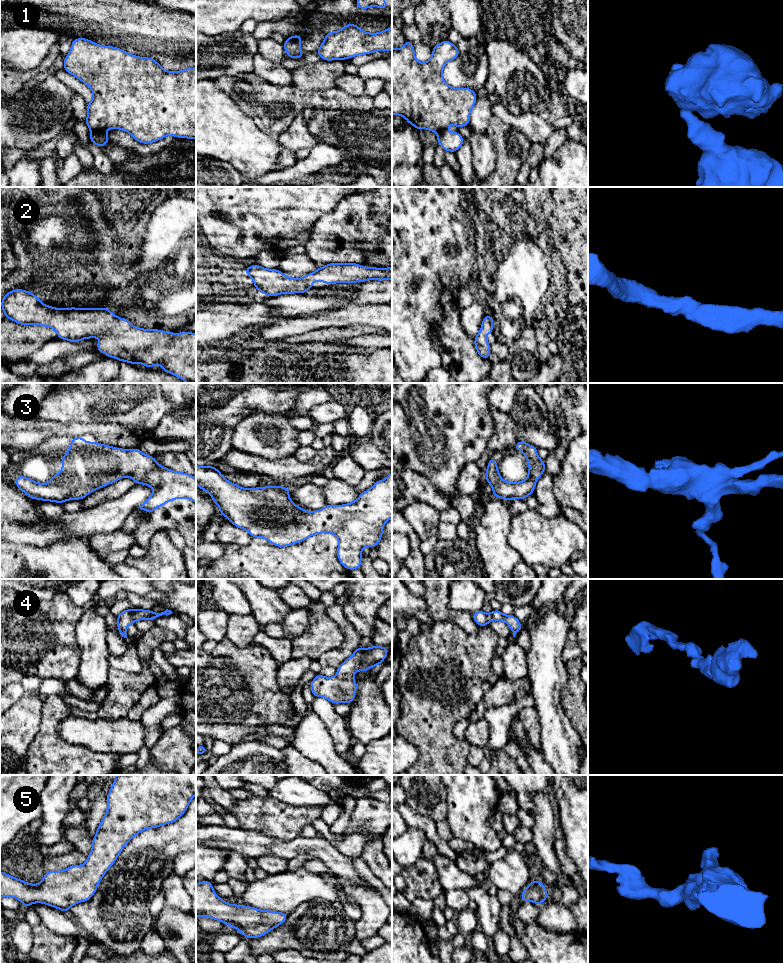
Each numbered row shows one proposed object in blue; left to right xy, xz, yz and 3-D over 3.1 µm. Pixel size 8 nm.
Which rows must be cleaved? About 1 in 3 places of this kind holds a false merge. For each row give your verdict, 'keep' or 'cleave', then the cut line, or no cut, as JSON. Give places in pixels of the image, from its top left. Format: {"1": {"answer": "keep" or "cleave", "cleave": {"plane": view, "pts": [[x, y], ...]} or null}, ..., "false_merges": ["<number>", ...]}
{"1": {"answer": "cleave", "cleave": {"plane": "xy", "pts": [[91, 131], [104, 132]]}}, "2": {"answer": "keep", "cleave": null}, "3": {"answer": "keep", "cleave": null}, "4": {"answer": "keep", "cleave": null}, "5": {"answer": "keep", "cleave": null}, "false_merges": ["1"]}

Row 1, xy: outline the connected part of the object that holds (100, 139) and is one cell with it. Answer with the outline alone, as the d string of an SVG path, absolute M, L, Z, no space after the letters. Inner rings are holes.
M91 132L89 137L90 142L94 143L99 148L106 145L110 140L109 136L105 132Z

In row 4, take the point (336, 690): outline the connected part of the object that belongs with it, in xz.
M373 645L370 648L358 646L354 653L338 668L335 677L316 675L310 689L315 697L323 697L332 704L352 703L356 696L357 682L353 679L357 670L366 672L381 665L388 655L388 647Z

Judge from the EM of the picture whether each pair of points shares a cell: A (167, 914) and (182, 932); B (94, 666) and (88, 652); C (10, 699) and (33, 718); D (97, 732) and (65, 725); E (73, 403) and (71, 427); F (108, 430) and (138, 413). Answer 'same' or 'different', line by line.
A: same
B: same
C: different
D: same
E: different
F: different

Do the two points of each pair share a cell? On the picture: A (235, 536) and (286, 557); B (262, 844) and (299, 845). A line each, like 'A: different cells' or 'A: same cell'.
A: different cells
B: same cell

